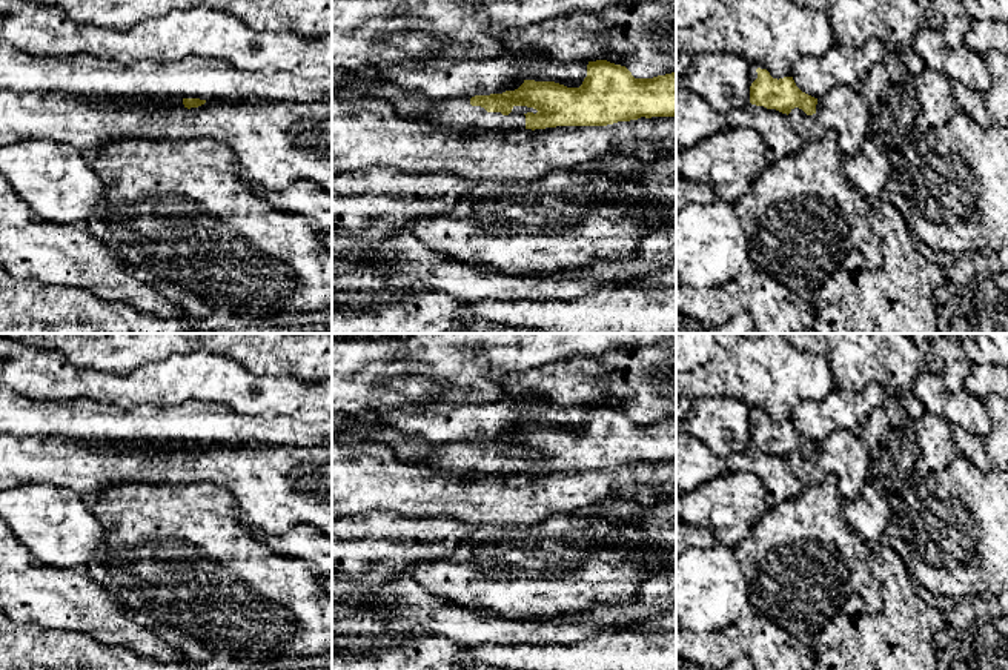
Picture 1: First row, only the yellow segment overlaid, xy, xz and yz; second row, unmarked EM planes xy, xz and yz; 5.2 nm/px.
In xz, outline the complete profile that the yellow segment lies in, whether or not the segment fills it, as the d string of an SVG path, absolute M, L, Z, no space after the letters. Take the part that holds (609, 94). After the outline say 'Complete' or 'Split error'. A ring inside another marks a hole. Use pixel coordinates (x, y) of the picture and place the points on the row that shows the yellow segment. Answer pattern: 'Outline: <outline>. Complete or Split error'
Outline: M607 60L589 61L587 77L579 88L567 88L555 81L524 80L515 91L502 94L475 95L429 100L410 94L386 81L352 80L349 85L332 85L332 95L338 97L378 97L392 103L396 111L407 117L430 118L441 128L449 129L545 129L556 126L607 126L618 121L638 120L641 117L676 117L676 72L653 78L635 78L621 65Z. Split error

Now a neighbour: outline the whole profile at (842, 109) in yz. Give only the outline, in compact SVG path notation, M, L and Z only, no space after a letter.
M837 85L817 100L813 115L794 108L788 118L804 143L833 131L842 154L854 154L868 140L871 111L859 91Z

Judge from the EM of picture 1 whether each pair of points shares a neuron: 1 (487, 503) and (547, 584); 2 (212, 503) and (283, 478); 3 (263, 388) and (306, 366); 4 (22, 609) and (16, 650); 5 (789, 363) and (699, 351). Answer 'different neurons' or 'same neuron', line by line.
1: different neurons
2: different neurons
3: different neurons
4: different neurons
5: different neurons

